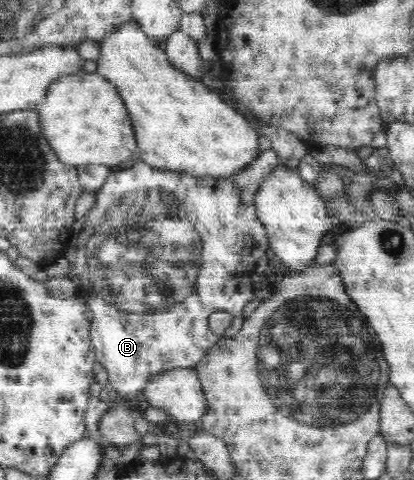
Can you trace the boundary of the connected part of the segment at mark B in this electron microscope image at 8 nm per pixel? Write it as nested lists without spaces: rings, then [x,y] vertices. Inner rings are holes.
[[[135,159],[129,164],[121,165],[111,172],[102,184],[102,187],[96,191],[97,202],[86,215],[87,221],[83,225],[79,233],[79,252],[75,263],[73,278],[82,277],[88,283],[88,277],[92,275],[94,279],[94,287],[96,291],[102,291],[102,295],[106,295],[106,299],[110,299],[110,303],[118,303],[118,307],[126,307],[126,311],[120,311],[114,305],[108,305],[100,295],[90,295],[90,289],[82,291],[88,299],[88,305],[92,309],[91,323],[91,344],[98,362],[100,362],[108,372],[108,383],[112,389],[116,391],[117,403],[128,401],[136,398],[140,393],[146,391],[146,387],[151,382],[152,378],[157,375],[165,374],[167,371],[181,370],[186,368],[194,368],[204,359],[206,352],[217,341],[223,337],[233,338],[242,327],[244,307],[254,298],[254,282],[250,280],[260,257],[266,255],[269,247],[269,231],[266,226],[258,219],[257,209],[255,204],[246,205],[240,197],[240,189],[236,182],[230,178],[213,178],[213,177],[198,177],[184,172],[175,172],[170,170],[158,169],[149,163]],[[224,310],[233,315],[231,326],[222,333],[223,337],[211,332],[208,327],[208,317],[214,311]]]

